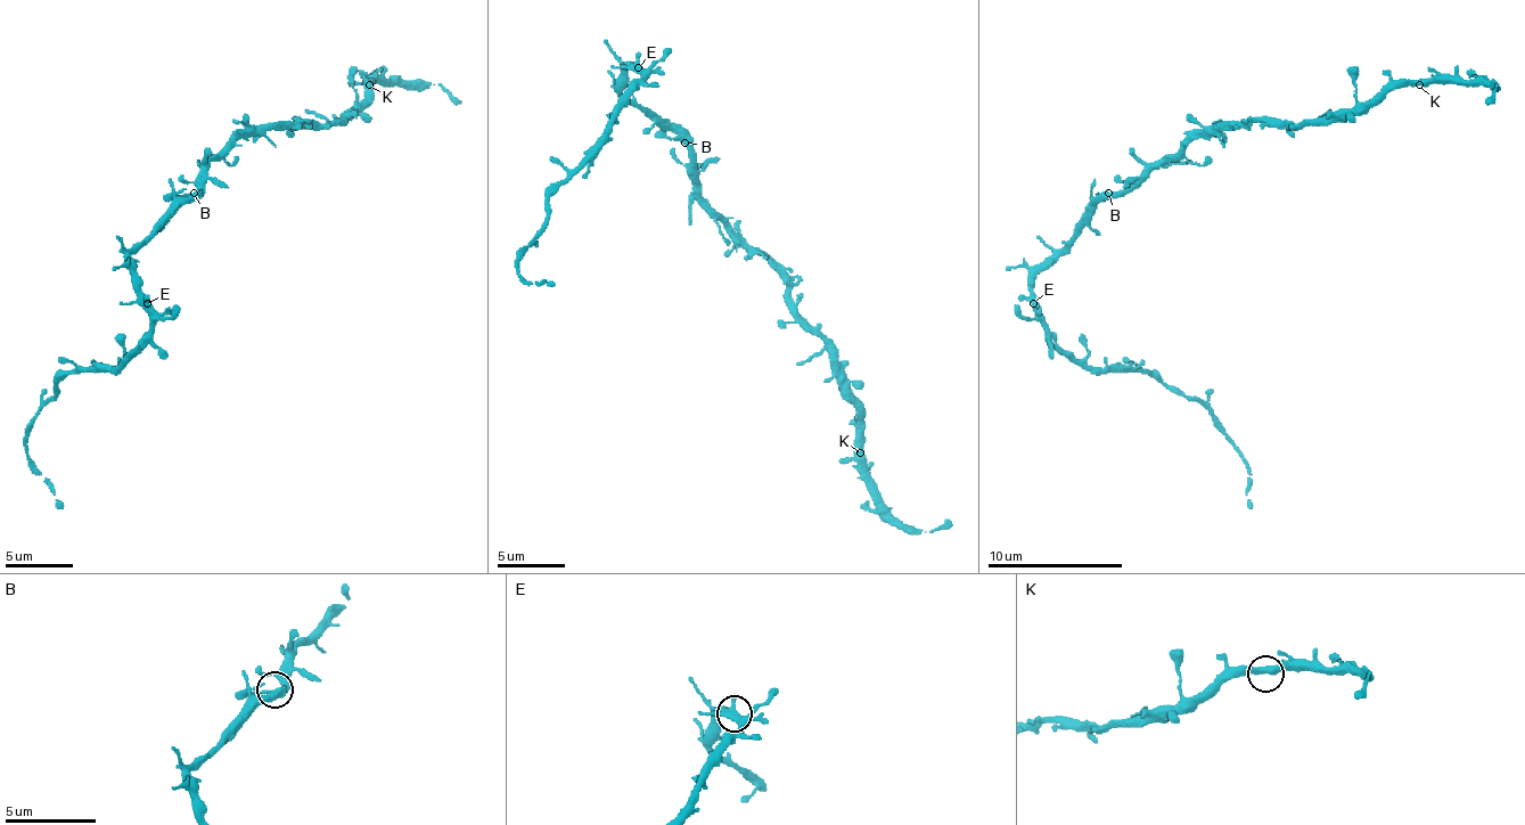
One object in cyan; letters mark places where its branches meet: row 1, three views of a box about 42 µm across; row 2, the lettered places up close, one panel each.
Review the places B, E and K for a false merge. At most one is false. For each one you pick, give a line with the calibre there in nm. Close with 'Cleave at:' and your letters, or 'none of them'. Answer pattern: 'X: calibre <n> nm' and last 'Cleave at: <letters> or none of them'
Cleave at: none of them

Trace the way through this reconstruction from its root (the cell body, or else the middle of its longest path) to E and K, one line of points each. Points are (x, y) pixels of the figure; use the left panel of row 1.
E: (194, 193), (129, 254), (129, 267), (136, 277), (139, 297), (146, 304)
K: (194, 193), (206, 166), (240, 132), (297, 122), (328, 125), (366, 98), (369, 84)

